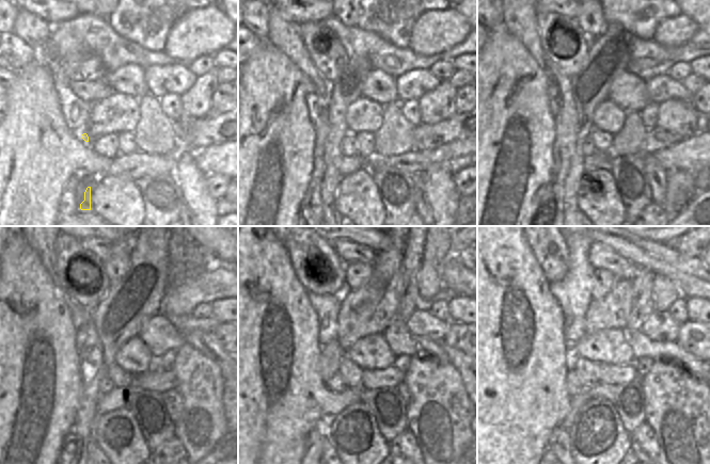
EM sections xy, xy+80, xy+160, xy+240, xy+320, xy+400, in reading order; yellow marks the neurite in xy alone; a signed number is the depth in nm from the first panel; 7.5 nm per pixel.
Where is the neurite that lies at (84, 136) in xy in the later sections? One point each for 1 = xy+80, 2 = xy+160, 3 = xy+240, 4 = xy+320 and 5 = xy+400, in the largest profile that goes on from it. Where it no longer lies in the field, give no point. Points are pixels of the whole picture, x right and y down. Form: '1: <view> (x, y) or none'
1: xy+80 (347, 88)
2: xy+160 (609, 54)
3: xy+240 (131, 300)
4: xy+320 (369, 309)
5: xy+400 (612, 312)

